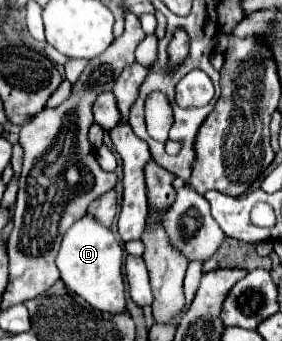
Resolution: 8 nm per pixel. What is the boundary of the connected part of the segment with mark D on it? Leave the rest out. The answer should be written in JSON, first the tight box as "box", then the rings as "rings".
{"box":[57,216,125,314],"rings":[[[83,216],[77,220],[69,232],[63,236],[59,254],[57,254],[57,268],[61,272],[61,280],[65,286],[79,294],[85,302],[89,302],[93,308],[109,314],[123,314],[125,308],[125,278],[121,272],[123,264],[123,250],[119,242],[115,240],[113,232],[109,228],[101,228],[101,224],[95,224],[91,216]]]}

